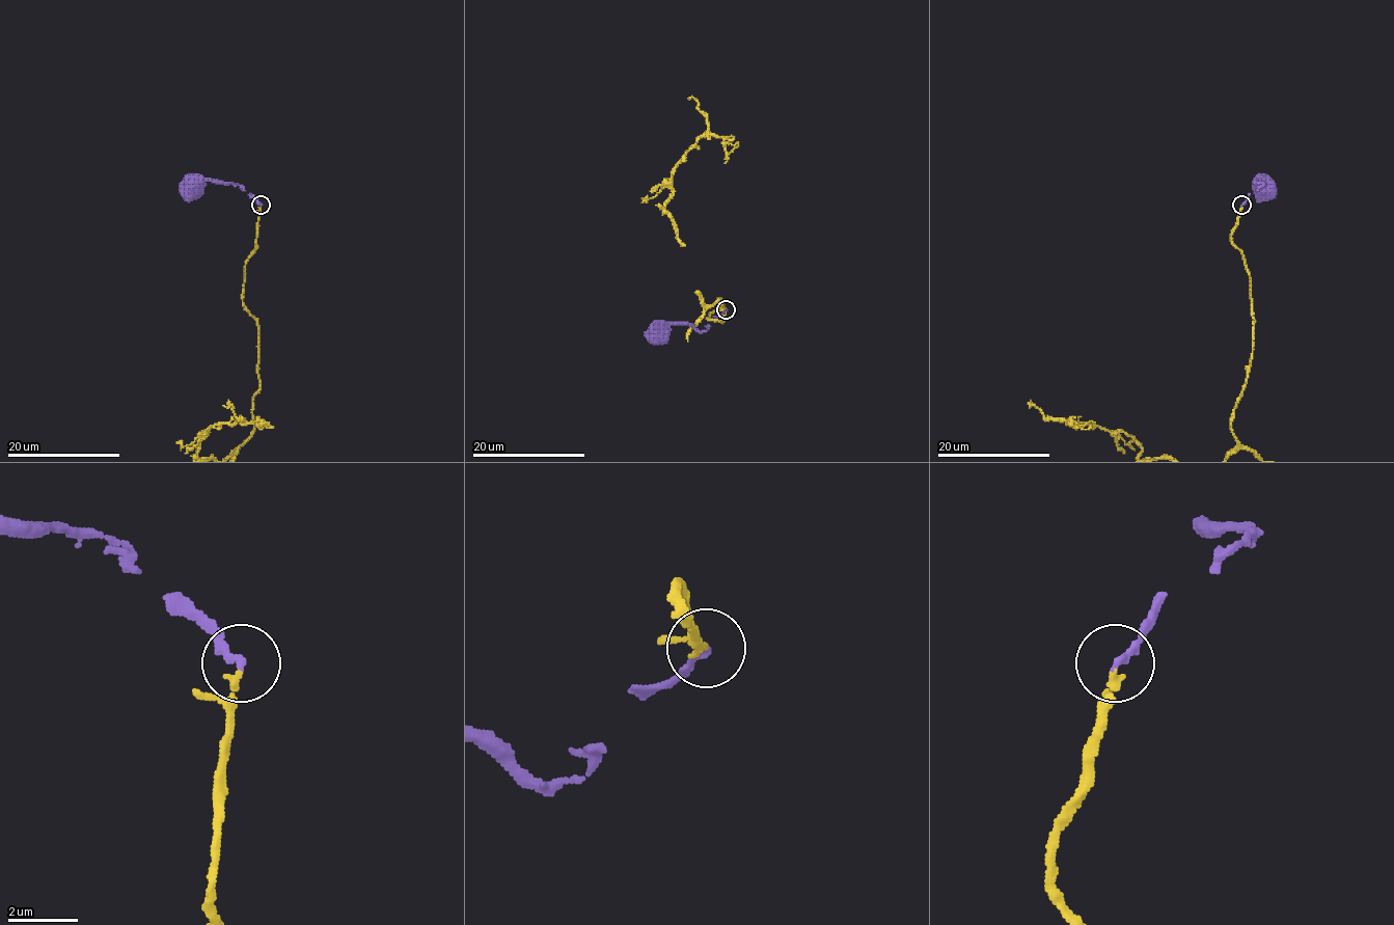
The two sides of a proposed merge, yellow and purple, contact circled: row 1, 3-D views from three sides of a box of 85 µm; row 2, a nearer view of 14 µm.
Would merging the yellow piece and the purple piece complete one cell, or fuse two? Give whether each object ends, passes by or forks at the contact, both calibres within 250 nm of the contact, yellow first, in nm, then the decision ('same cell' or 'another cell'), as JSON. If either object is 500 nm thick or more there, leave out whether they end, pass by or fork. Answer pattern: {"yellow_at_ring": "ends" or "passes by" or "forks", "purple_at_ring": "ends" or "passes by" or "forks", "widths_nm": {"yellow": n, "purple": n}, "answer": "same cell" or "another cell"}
{"yellow_at_ring": "ends", "purple_at_ring": "ends", "widths_nm": {"yellow": 190, "purple": 200}, "answer": "same cell"}

